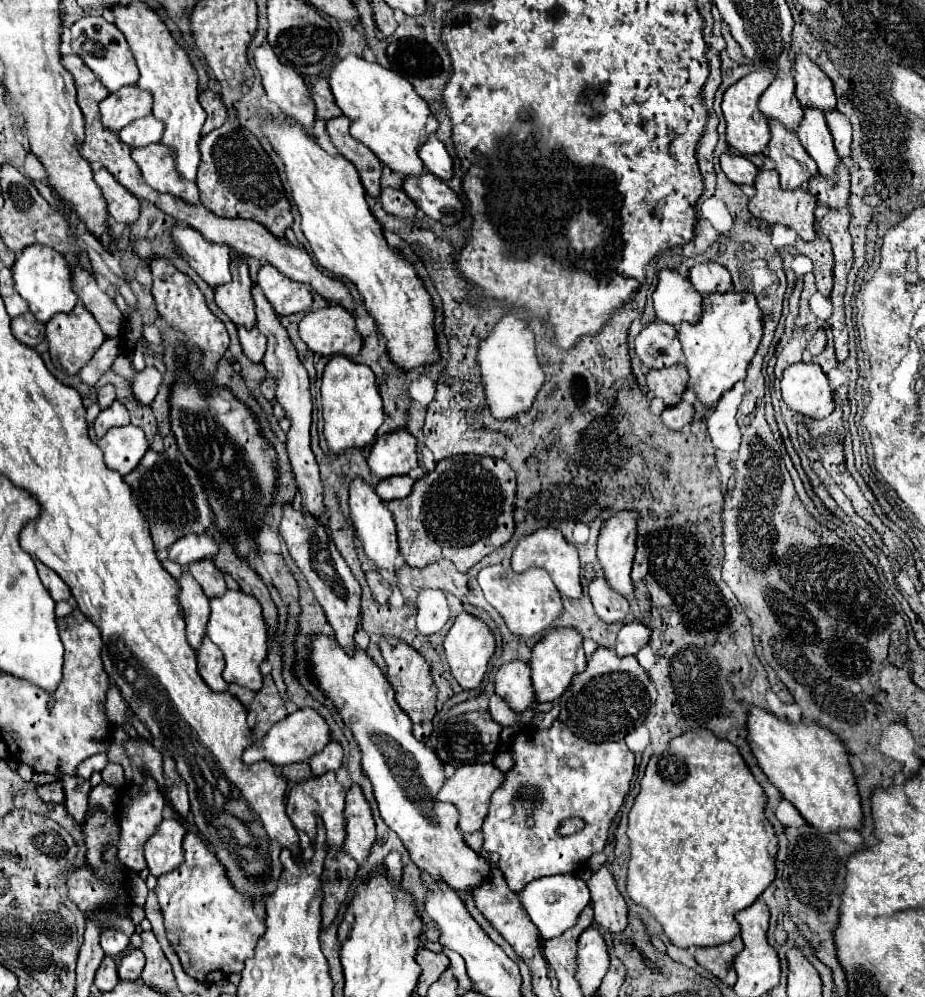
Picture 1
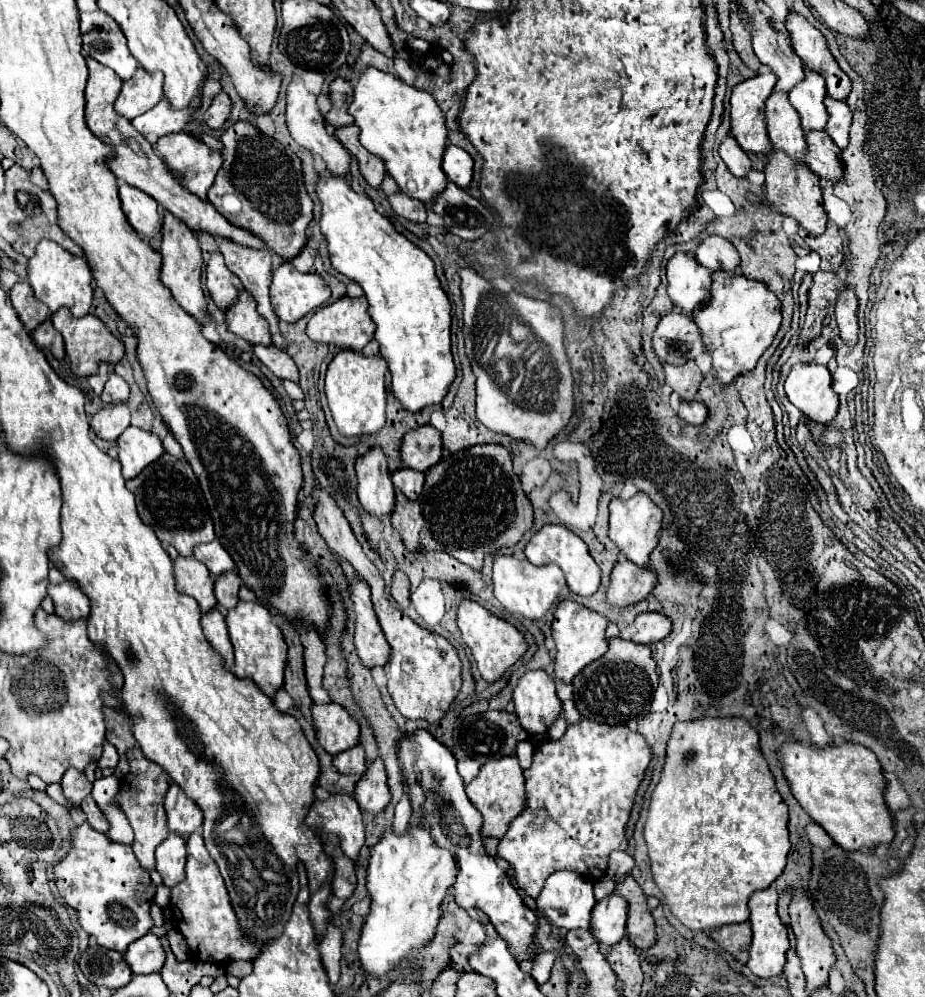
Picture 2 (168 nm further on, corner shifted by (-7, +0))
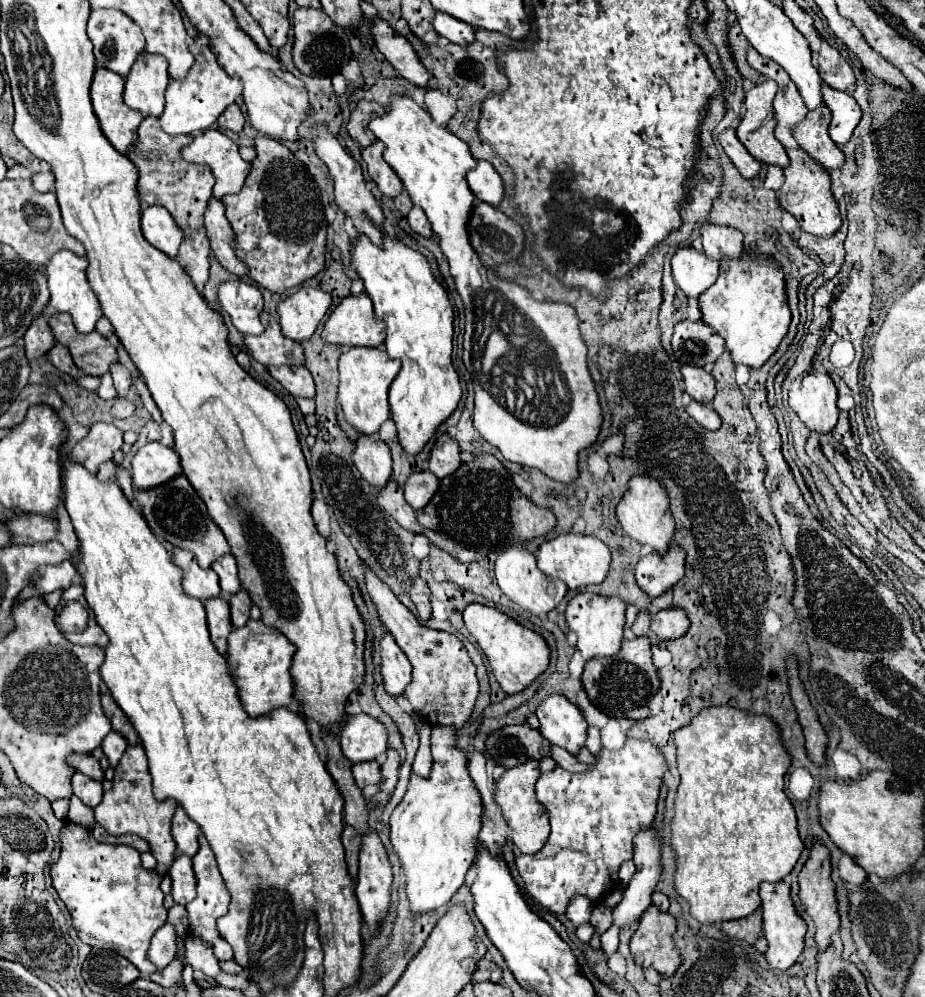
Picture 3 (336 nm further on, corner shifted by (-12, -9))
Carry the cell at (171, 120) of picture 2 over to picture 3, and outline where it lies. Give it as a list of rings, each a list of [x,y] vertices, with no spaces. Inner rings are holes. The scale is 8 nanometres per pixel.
[[[202,34],[190,42],[190,52],[194,54],[194,66],[190,74],[182,82],[170,80],[170,86],[166,90],[166,108],[160,116],[160,128],[170,136],[198,134],[208,130],[226,110],[226,106],[230,106],[236,100],[236,96],[242,94],[240,80],[234,80],[224,72],[224,68],[216,62],[216,56],[212,54],[208,40]]]

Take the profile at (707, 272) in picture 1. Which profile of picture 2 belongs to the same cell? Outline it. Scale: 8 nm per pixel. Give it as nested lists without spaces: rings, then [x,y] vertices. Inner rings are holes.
[[[719,235],[705,237],[699,243],[699,247],[695,249],[695,257],[699,263],[709,267],[711,271],[717,271],[717,269],[735,271],[739,267],[737,249],[727,239],[719,237]]]

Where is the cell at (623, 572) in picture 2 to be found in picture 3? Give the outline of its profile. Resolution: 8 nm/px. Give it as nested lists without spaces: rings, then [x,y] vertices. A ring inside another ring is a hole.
[[[670,546],[664,556],[648,554],[644,556],[634,570],[636,584],[648,596],[660,596],[670,590],[684,576],[684,550]]]

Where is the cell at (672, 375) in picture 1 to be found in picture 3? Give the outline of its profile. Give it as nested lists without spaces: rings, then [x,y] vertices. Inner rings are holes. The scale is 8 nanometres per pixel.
[[[682,366],[682,378],[684,378],[684,386],[686,392],[700,404],[708,404],[712,402],[712,398],[716,396],[716,386],[714,386],[714,378],[712,374],[704,372],[698,366]]]

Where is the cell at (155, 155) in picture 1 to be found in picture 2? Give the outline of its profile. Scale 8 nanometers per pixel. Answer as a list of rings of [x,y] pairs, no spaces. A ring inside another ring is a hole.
[[[179,131],[179,133],[171,133],[171,135],[161,137],[157,141],[157,153],[161,155],[161,159],[165,161],[165,165],[171,173],[181,173],[183,175],[183,185],[193,195],[207,201],[207,191],[211,189],[211,185],[215,181],[215,175],[223,165],[223,155],[219,151],[213,151],[211,147],[207,147],[199,137],[195,137],[191,133],[185,133],[185,131]]]

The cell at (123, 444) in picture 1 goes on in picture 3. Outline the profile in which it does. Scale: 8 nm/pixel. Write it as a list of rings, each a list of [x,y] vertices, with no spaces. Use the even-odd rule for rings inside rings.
[[[160,442],[142,446],[132,458],[132,482],[136,488],[154,488],[180,472],[180,456]]]

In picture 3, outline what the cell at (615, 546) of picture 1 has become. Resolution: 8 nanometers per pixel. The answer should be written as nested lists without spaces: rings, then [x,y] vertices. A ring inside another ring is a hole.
[[[634,476],[630,480],[624,498],[616,506],[616,518],[622,526],[622,530],[634,542],[638,542],[642,546],[650,546],[652,552],[656,552],[656,554],[664,554],[668,550],[668,544],[672,542],[672,534],[674,534],[674,520],[668,510],[666,490],[654,478]]]

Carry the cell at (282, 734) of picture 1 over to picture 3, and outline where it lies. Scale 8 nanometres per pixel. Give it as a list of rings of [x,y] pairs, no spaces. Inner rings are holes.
[[[368,714],[348,716],[340,730],[340,748],[356,764],[376,760],[386,752],[386,728]]]

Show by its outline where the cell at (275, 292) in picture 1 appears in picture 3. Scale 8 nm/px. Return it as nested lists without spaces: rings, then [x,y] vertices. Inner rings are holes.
[[[300,286],[278,302],[278,316],[282,334],[290,340],[308,340],[328,308],[332,306],[332,296],[320,288]]]

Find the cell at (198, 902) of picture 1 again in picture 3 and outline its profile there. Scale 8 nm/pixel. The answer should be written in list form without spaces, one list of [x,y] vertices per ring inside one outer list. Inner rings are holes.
[[[200,836],[200,850],[198,854],[192,858],[194,860],[194,874],[196,874],[196,882],[198,882],[198,896],[186,904],[186,910],[188,910],[188,930],[190,930],[190,936],[196,936],[204,942],[208,942],[214,950],[214,956],[218,960],[232,960],[232,948],[220,938],[218,930],[216,930],[216,920],[220,916],[226,914],[228,910],[228,902],[230,902],[230,894],[228,894],[228,888],[216,868],[216,860],[212,856],[212,848],[208,844],[208,840],[204,836]]]

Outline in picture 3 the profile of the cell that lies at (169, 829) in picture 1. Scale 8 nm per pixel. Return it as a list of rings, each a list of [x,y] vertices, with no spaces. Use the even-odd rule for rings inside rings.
[[[184,854],[176,856],[168,874],[172,878],[172,896],[176,904],[188,904],[190,900],[196,898],[196,878],[192,870],[192,858]]]

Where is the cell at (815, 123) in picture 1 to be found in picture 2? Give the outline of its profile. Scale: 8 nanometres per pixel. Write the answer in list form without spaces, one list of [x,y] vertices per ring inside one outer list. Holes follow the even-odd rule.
[[[803,67],[803,71],[805,77],[791,89],[789,101],[801,115],[801,125],[805,131],[821,131],[827,123],[827,111],[823,105],[827,95],[825,79],[811,67]]]

